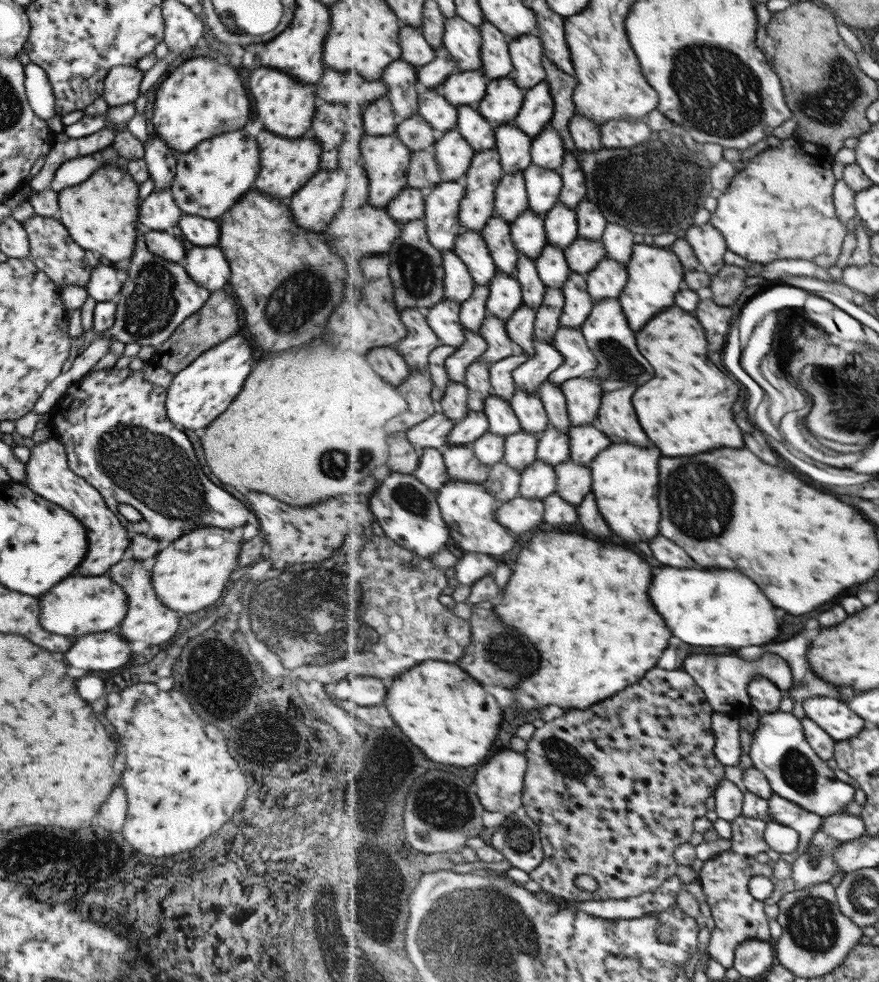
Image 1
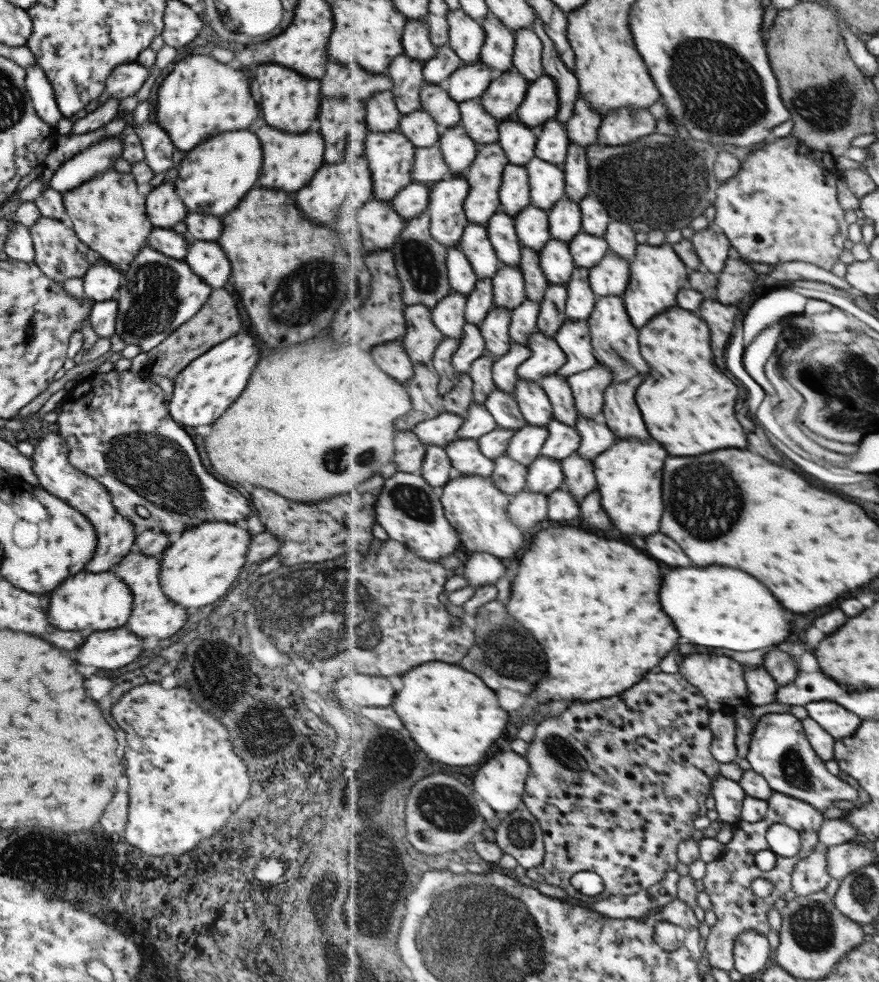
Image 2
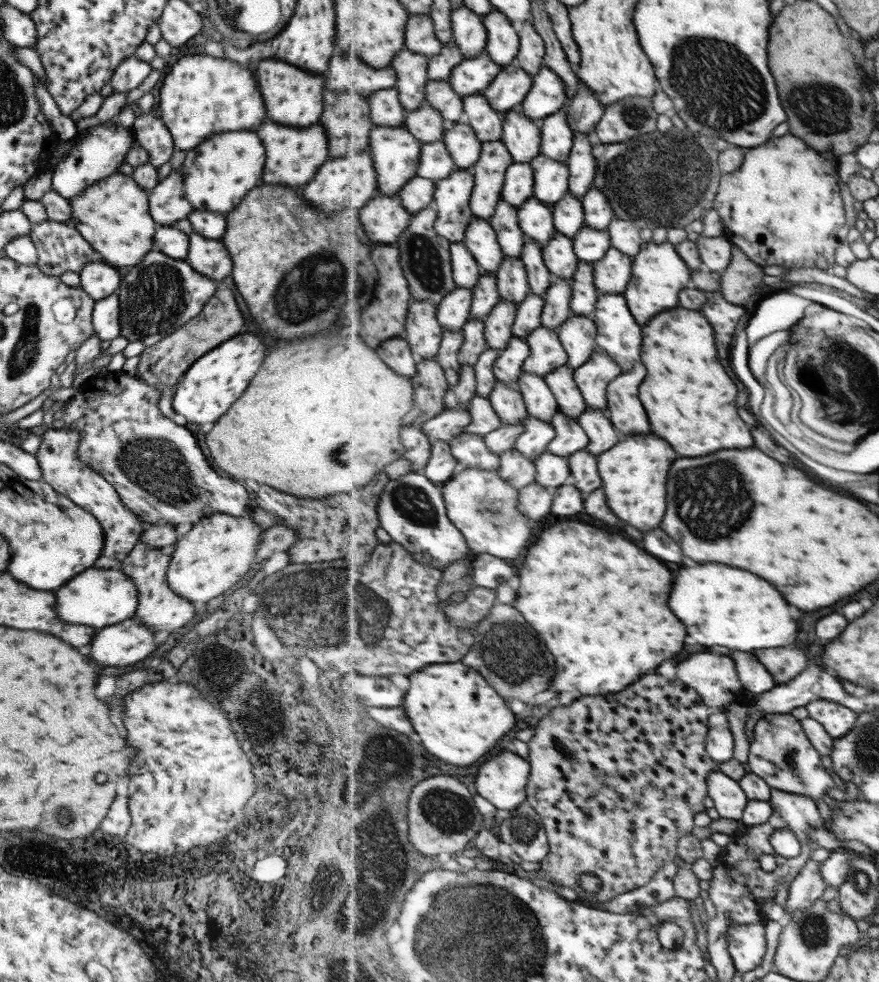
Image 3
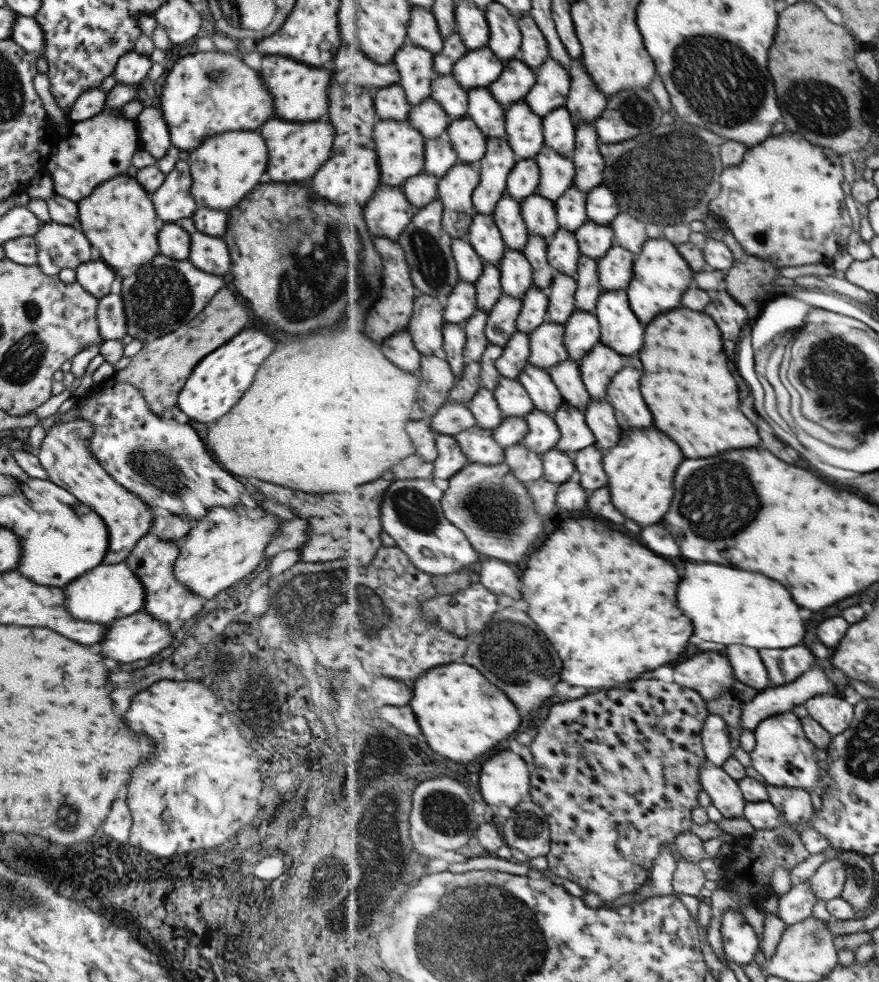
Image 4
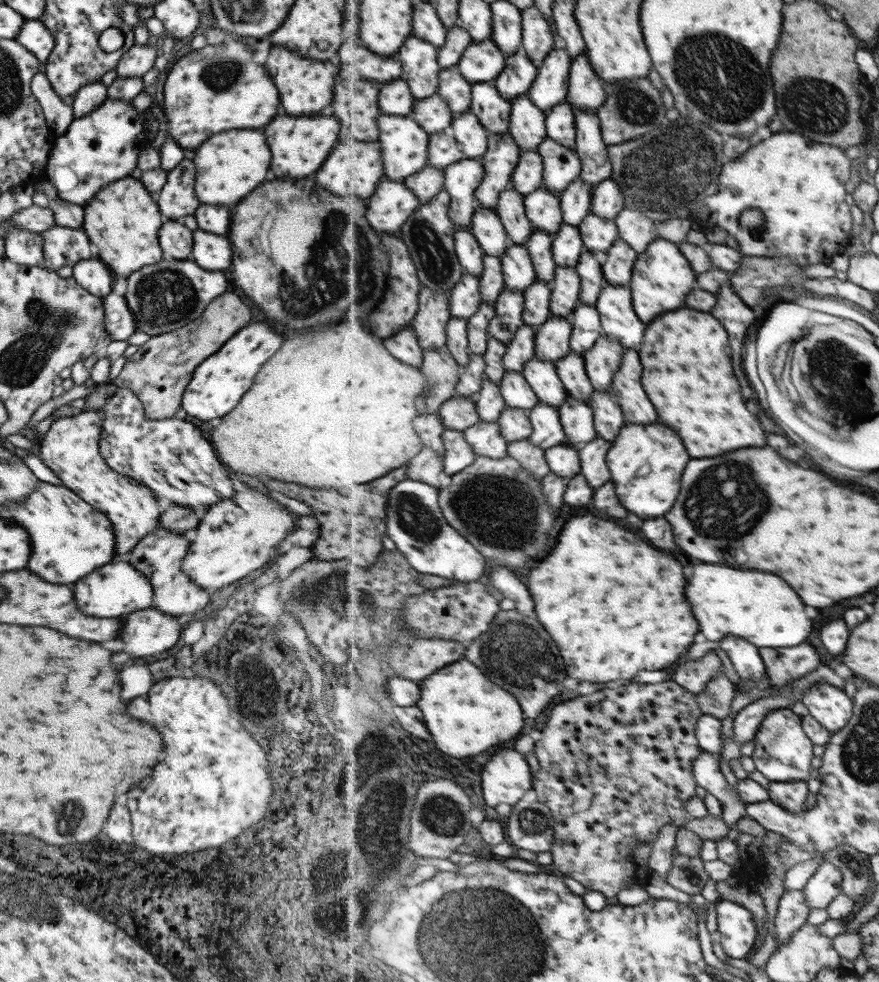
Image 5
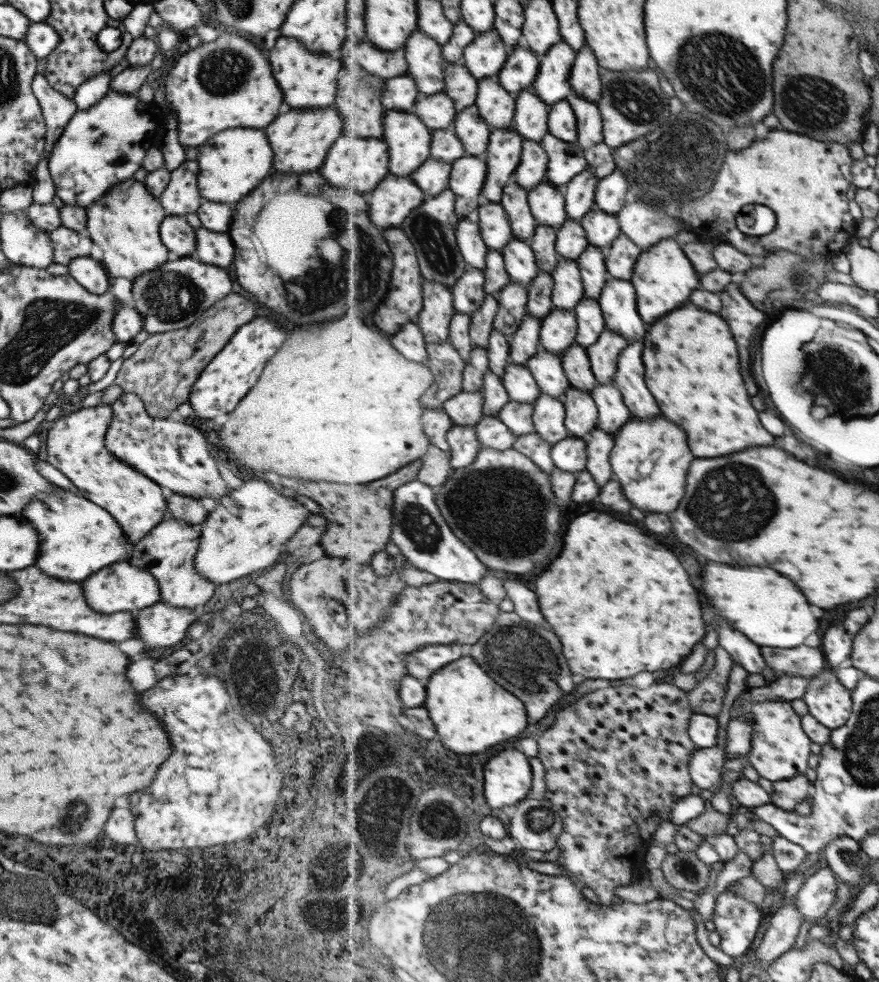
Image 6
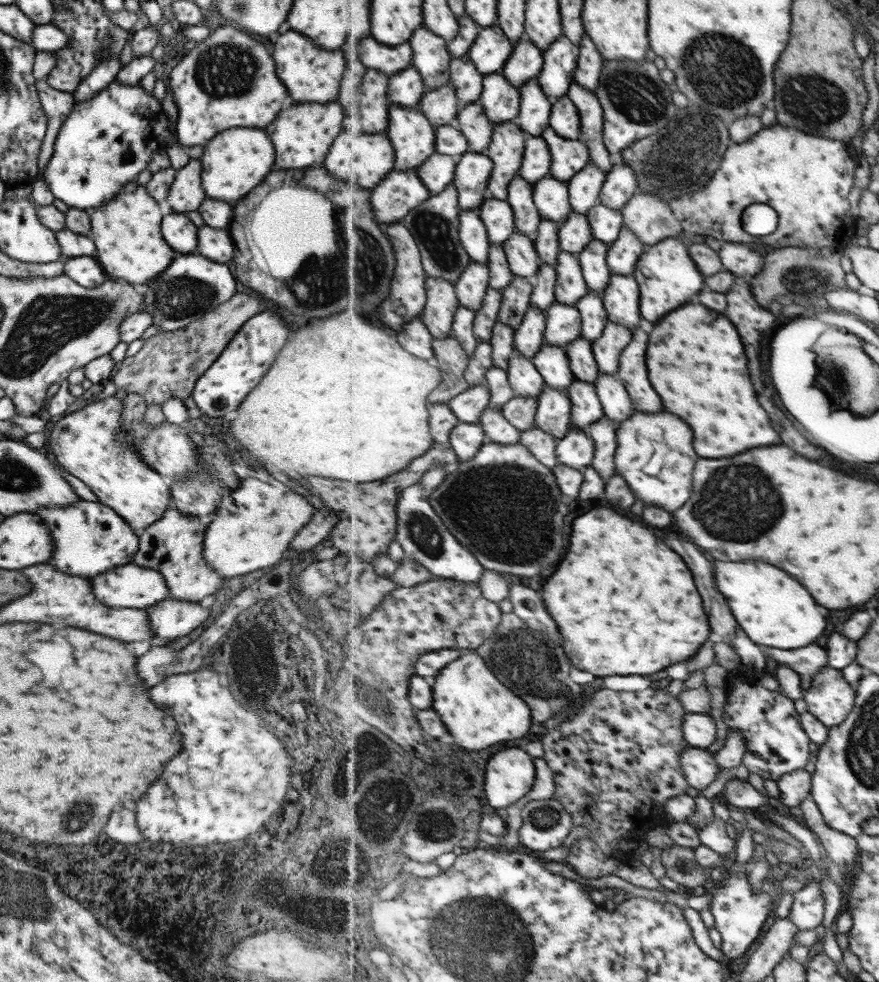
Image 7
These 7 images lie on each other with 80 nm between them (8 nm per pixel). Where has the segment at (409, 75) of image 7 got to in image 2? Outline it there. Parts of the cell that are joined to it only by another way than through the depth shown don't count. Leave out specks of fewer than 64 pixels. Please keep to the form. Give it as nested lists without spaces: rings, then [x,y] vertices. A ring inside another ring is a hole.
[[[392,90],[379,92],[366,102],[367,124],[373,132],[393,132],[401,126],[402,112]]]

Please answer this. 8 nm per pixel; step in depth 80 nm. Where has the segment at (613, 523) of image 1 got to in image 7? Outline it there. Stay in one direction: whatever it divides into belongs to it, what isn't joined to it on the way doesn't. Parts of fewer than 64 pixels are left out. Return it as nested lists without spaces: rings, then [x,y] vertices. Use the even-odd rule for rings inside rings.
[[[635,410],[627,420],[619,424],[618,450],[615,453],[618,473],[623,474],[623,478],[627,478],[631,490],[635,492],[635,496],[639,500],[661,506],[669,512],[675,512],[691,498],[691,492],[693,492],[693,472],[695,472],[695,464],[699,460],[699,456],[693,448],[693,438],[695,438],[695,434],[693,434],[691,426],[683,418],[679,418],[671,412],[645,414],[645,412]]]

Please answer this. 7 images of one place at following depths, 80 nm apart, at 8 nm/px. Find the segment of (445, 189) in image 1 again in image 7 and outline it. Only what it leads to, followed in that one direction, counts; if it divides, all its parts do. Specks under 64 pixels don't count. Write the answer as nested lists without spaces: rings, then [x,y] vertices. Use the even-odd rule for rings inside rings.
[[[470,150],[462,156],[453,182],[458,188],[461,210],[479,210],[488,197],[489,181],[494,168],[495,163],[487,152]]]

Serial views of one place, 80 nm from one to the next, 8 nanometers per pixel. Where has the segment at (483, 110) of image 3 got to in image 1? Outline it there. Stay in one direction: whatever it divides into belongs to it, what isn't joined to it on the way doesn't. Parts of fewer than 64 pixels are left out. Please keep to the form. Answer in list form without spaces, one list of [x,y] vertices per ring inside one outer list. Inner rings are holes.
[[[461,105],[458,111],[458,129],[477,153],[496,147],[496,126],[476,106]]]

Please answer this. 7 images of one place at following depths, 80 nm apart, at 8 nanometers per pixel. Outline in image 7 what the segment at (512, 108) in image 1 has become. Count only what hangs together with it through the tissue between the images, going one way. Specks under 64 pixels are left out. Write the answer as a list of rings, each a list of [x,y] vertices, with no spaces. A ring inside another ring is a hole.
[[[524,37],[514,45],[514,52],[501,72],[517,90],[520,90],[542,73],[546,60],[544,53],[541,47]]]

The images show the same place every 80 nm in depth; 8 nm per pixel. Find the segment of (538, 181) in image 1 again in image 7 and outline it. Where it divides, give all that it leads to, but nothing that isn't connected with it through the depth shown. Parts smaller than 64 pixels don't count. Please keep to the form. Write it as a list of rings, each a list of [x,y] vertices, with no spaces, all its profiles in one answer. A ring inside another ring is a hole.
[[[551,126],[545,129],[542,137],[548,142],[550,151],[553,155],[551,176],[561,179],[563,182],[569,182],[573,176],[578,172],[581,172],[581,170],[589,164],[589,161],[591,160],[590,148],[583,141],[563,138],[562,136],[559,136]]]

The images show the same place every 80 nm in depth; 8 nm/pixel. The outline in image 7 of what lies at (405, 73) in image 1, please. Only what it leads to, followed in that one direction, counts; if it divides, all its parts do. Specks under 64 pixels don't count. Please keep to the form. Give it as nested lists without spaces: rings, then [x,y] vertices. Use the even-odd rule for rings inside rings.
[[[422,27],[414,32],[410,43],[414,50],[412,65],[423,75],[426,90],[431,92],[449,84],[453,59],[449,42],[435,31]]]

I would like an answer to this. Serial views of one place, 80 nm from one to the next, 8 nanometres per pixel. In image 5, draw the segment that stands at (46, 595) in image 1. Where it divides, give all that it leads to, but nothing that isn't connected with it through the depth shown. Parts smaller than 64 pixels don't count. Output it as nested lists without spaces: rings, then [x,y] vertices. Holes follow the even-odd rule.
[[[108,562],[74,582],[75,604],[83,614],[97,618],[123,617],[130,612],[152,606],[153,589],[148,578],[128,562]]]

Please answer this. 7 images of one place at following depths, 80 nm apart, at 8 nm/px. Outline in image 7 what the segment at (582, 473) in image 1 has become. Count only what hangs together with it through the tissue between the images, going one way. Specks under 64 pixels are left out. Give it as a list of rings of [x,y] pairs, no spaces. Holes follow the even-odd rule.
[[[603,417],[595,421],[587,428],[587,434],[593,438],[596,450],[592,466],[607,482],[617,472],[615,453],[618,450],[619,423],[609,417]]]

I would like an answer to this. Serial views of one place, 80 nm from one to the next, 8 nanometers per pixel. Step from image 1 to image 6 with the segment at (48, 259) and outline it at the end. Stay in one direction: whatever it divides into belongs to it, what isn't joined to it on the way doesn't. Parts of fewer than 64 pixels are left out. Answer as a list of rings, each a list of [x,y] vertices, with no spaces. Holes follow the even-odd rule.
[[[61,226],[47,232],[47,236],[52,242],[53,263],[66,266],[73,258],[87,257],[91,250],[91,240],[88,236]]]

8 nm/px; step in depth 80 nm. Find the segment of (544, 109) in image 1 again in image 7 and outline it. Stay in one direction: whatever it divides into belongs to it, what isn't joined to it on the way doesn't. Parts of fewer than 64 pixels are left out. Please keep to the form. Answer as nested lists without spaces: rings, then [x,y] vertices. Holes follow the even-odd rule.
[[[565,35],[545,50],[546,60],[537,79],[545,96],[553,100],[568,96],[575,82],[580,53],[581,46]]]

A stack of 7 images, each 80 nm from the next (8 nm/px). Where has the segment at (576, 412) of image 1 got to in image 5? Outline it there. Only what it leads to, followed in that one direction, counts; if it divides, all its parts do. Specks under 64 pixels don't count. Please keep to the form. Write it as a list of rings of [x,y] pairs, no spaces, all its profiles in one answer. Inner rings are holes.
[[[605,334],[584,352],[589,378],[597,391],[611,390],[615,373],[623,362],[624,344],[619,339],[612,339]]]

